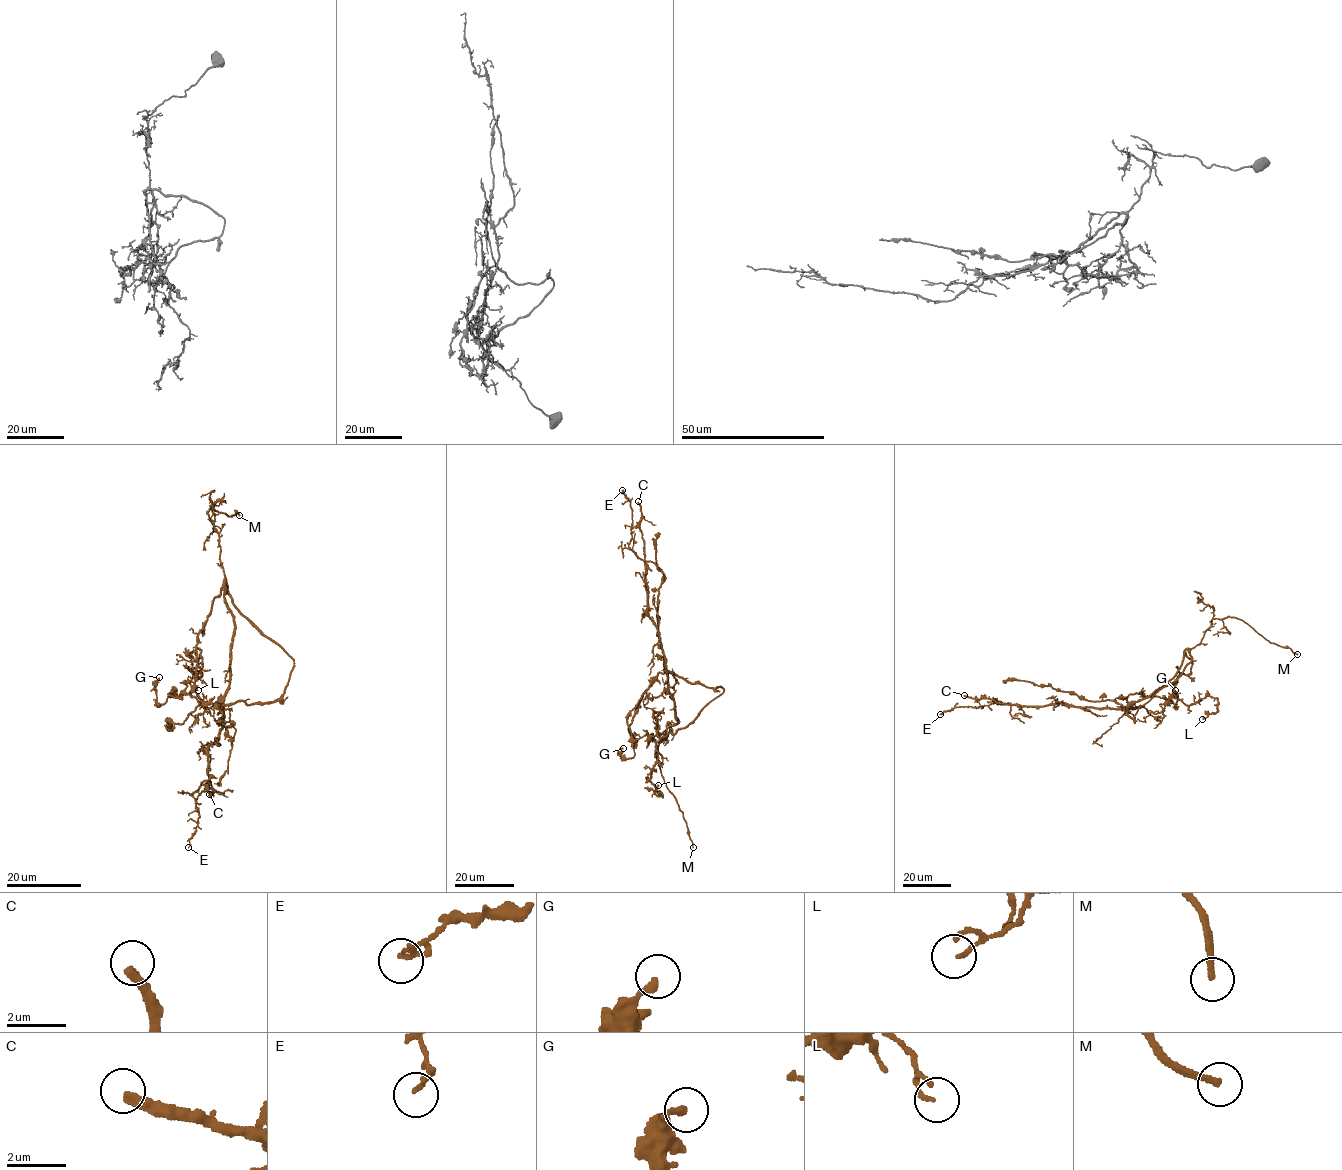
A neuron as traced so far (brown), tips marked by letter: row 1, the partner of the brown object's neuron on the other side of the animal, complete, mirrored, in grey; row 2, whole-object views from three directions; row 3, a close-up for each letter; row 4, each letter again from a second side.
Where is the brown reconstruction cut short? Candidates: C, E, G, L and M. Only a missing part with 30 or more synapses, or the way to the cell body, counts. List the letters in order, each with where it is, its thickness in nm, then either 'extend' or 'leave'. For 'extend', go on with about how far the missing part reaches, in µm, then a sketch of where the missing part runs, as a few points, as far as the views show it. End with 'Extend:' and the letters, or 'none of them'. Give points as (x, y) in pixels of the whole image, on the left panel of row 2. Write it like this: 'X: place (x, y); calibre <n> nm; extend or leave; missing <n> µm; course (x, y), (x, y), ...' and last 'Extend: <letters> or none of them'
C: place (209, 794); calibre 320 nm; extend; missing 30 µm; course (209, 794), (199, 809), (178, 813), (168, 832), (164, 833)
E: place (188, 847); calibre 160 nm; leave
G: place (159, 677); calibre 240 nm; leave
L: place (198, 690); calibre 120 nm; leave
M: place (239, 515); calibre 240 nm; extend; missing 30 µm; course (239, 515), (232, 502), (250, 496), (257, 477)
Extend: C, M

